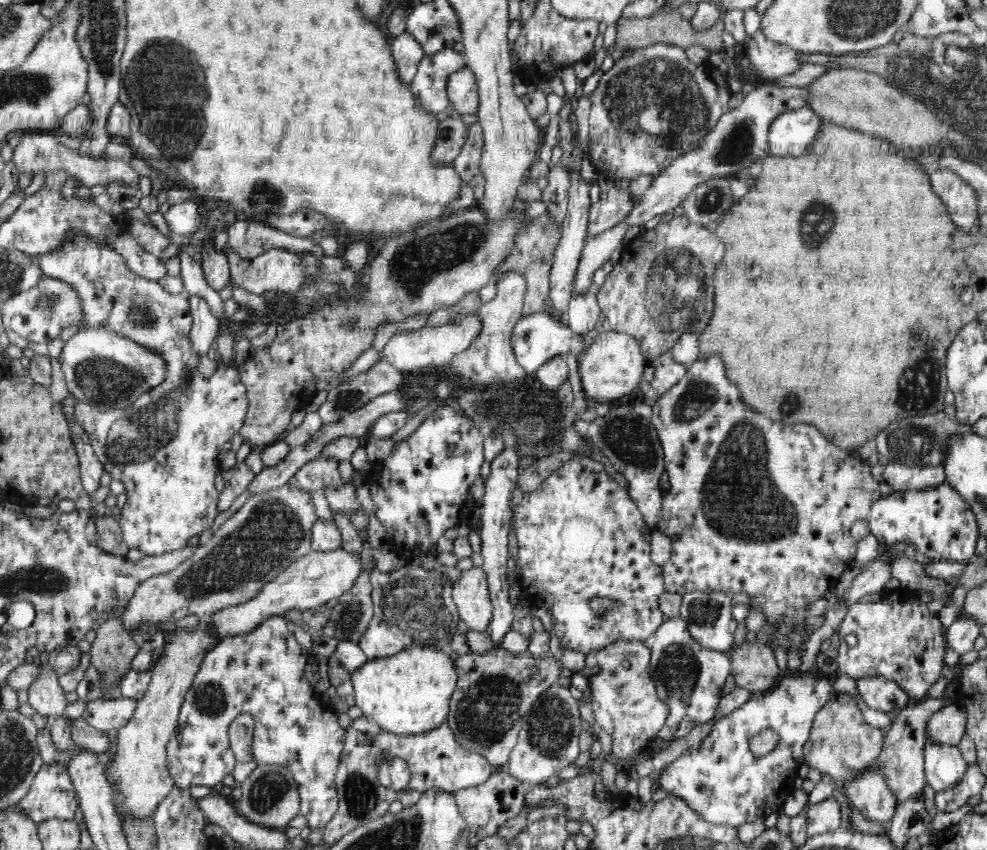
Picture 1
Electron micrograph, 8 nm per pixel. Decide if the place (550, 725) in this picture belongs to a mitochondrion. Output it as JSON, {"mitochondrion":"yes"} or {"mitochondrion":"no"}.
{"mitochondrion":"yes"}

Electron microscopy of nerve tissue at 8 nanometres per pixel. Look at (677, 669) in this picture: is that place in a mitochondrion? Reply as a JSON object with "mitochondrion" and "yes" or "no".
{"mitochondrion":"yes"}

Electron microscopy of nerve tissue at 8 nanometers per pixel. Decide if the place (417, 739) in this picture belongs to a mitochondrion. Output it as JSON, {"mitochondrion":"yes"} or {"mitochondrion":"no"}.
{"mitochondrion":"no"}

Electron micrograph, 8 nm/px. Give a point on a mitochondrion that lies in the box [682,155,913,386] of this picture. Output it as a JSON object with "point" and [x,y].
{"point":[816,224]}

